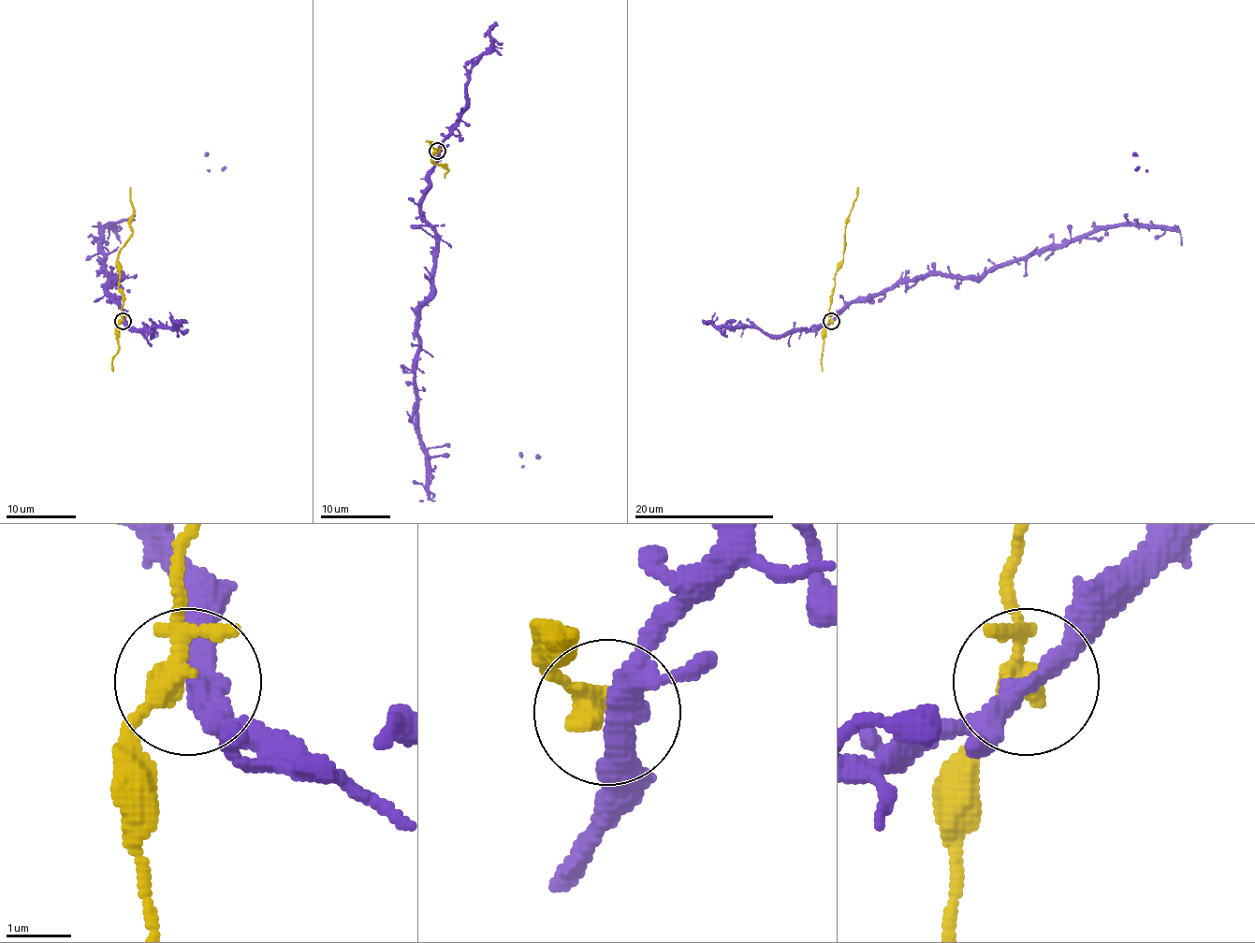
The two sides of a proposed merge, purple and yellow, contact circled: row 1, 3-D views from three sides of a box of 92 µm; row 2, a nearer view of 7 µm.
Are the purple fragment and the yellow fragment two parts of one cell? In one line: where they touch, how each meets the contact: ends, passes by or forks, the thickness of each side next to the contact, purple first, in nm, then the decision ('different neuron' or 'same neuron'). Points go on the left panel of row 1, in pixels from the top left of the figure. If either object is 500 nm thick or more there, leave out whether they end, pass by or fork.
(123, 321) | purple passes by | yellow forks | 360/240 nm | different neuron

